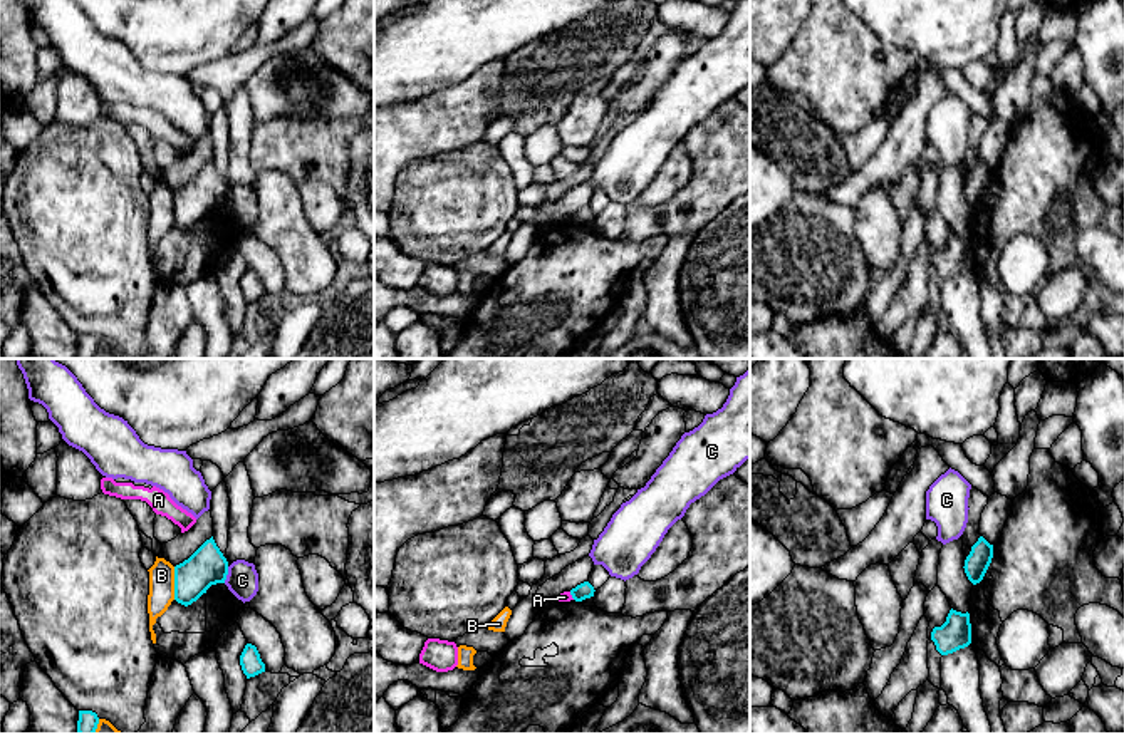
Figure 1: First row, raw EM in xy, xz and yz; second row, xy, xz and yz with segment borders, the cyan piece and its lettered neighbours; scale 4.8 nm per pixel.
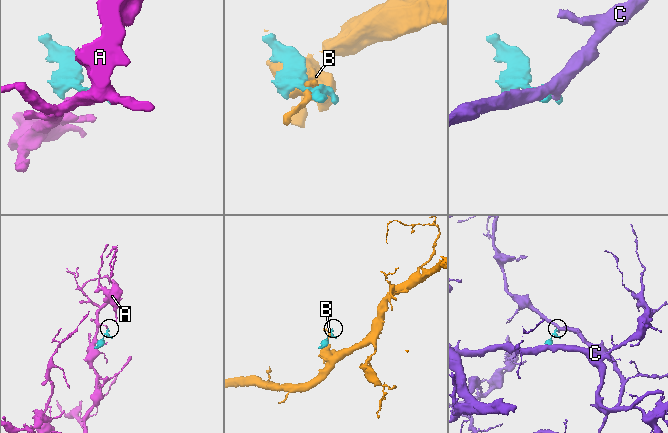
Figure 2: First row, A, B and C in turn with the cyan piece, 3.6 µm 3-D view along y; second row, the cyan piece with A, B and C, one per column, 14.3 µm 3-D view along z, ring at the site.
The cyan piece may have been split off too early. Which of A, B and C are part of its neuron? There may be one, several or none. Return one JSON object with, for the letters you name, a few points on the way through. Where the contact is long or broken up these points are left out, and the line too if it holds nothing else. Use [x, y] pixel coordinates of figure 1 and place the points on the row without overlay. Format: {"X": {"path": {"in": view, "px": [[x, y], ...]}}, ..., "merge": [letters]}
{"merge": []}

